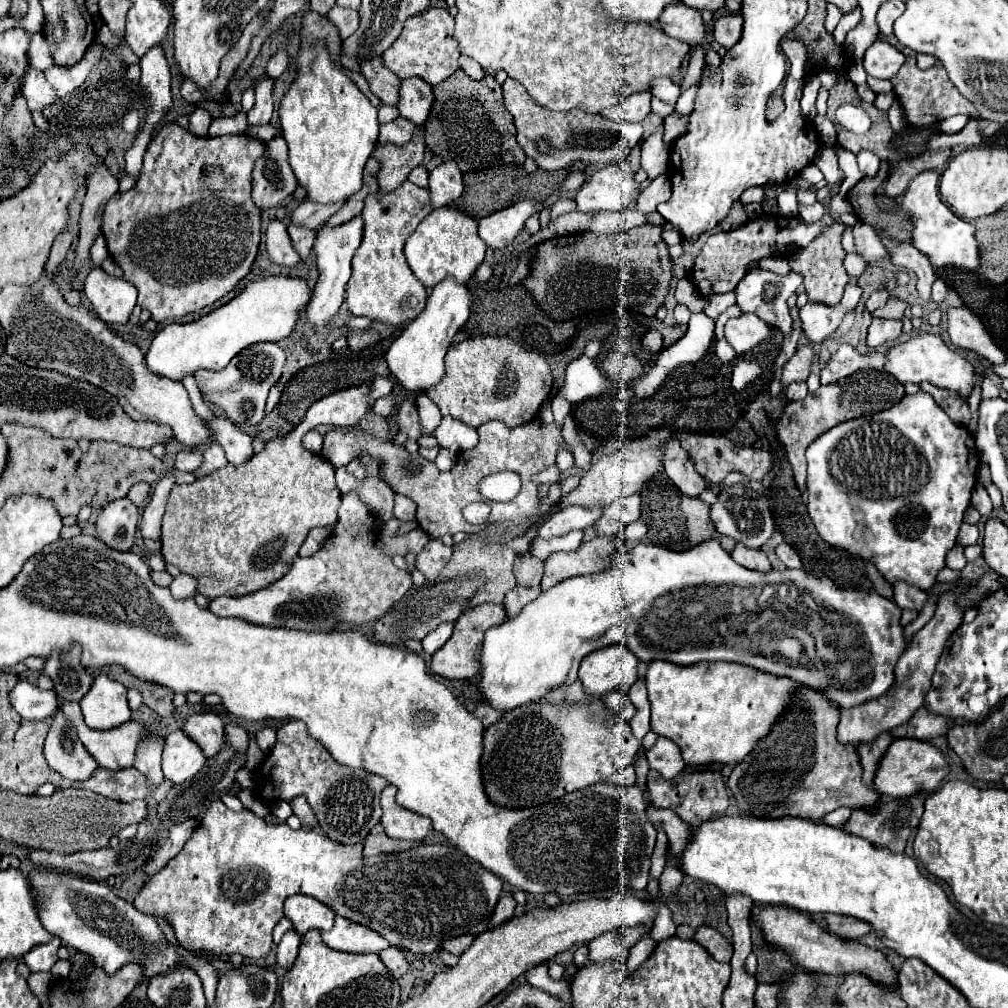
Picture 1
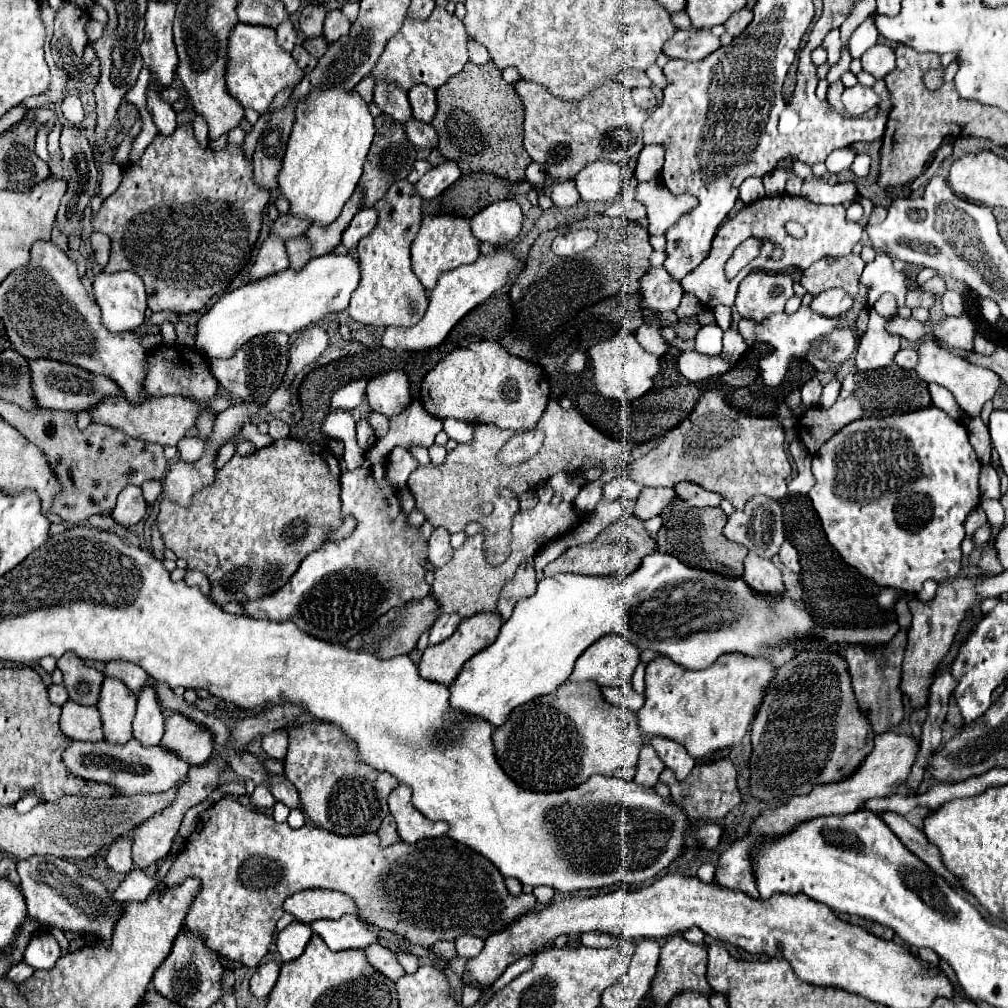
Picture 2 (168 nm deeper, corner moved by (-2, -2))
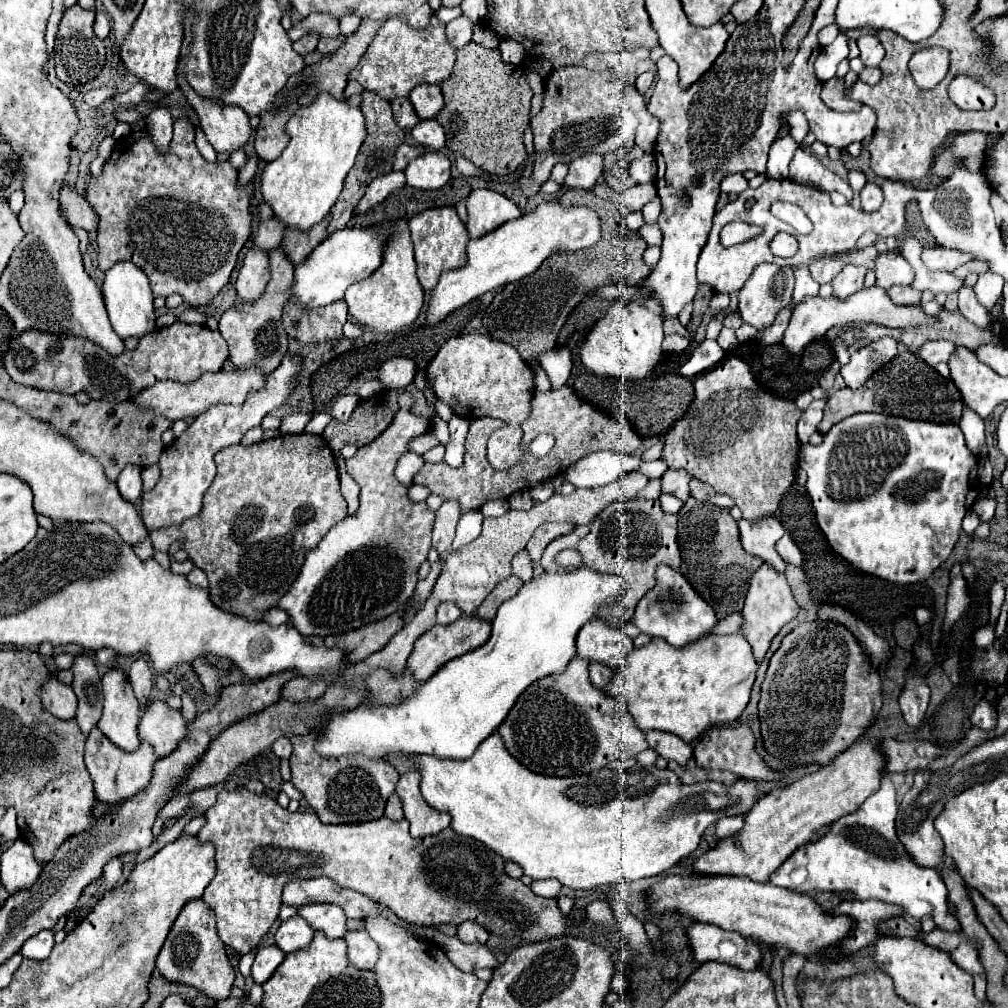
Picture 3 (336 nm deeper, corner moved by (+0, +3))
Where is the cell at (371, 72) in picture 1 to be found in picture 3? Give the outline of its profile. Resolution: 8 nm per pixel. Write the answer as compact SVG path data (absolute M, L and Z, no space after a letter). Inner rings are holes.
M395 98L395 100L391 100L391 108L393 108L395 122L397 122L403 130L411 132L411 126L415 126L415 122L419 122L419 118L417 118L417 114L415 114L415 108L411 106L409 98Z

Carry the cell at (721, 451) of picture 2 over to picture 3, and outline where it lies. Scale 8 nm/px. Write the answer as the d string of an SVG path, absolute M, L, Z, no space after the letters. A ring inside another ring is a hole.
M729 356L729 358L721 360L721 364L717 364L715 368L711 368L711 370L707 370L707 372L703 372L703 374L697 376L697 380L695 380L695 398L693 398L693 402L691 402L687 414L685 414L681 420L677 420L677 422L663 434L665 446L663 446L663 452L661 452L661 460L663 460L669 468L673 468L673 470L687 470L687 472L689 472L691 476L695 476L697 480L701 480L701 482L713 486L715 492L731 496L731 498L735 500L735 504L743 510L743 518L755 520L755 518L773 514L773 512L777 510L777 506L779 506L781 496L785 494L785 490L787 490L787 488L793 484L793 480L795 480L795 472L793 472L793 460L795 460L795 454L797 454L797 430L795 430L795 426L797 426L799 414L801 414L801 410L799 410L791 400L781 400L781 398L775 398L775 396L771 396L769 392L765 392L765 390L757 384L757 380L755 380L755 376L753 376L749 364L745 364L743 360L739 360L739 358L735 358L735 356Z

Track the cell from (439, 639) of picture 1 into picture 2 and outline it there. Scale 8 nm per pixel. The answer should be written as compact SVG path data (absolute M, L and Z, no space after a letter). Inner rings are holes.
M457 613L441 615L441 617L433 623L433 627L431 627L429 643L431 643L431 645L437 645L437 643L441 643L443 639L451 637L451 635L455 633L455 629L459 627L459 623L461 623L461 617L459 617Z

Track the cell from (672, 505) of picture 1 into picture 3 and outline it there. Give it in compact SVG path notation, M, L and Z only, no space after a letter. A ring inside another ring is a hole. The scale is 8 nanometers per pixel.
M689 498L683 504L679 518L681 518L679 546L681 546L681 554L683 554L683 562L681 562L683 576L715 608L715 612L719 616L739 612L743 608L743 598L747 594L749 578L763 560L743 552L741 542L739 542L739 530L735 528L735 518L729 514L729 510L723 510L719 506L713 508L695 498ZM699 510L703 510L701 518L693 524L693 520L689 516Z

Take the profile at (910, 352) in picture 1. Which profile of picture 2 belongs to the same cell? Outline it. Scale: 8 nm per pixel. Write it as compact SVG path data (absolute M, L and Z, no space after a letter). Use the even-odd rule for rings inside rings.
M933 339L921 341L921 347L919 347L919 365L915 367L915 371L917 371L917 375L921 375L921 379L925 379L927 383L939 383L939 385L947 387L947 389L955 395L959 407L961 407L969 417L977 417L977 415L981 413L983 405L985 405L987 401L991 401L991 399L997 395L999 387L1001 387L1001 379L999 379L997 373L993 373L993 371L987 369L987 367L973 365L973 363L965 361L961 355L955 355L955 353L951 353L951 351L947 351L947 349L943 349L943 347L939 347L937 341L933 341Z

